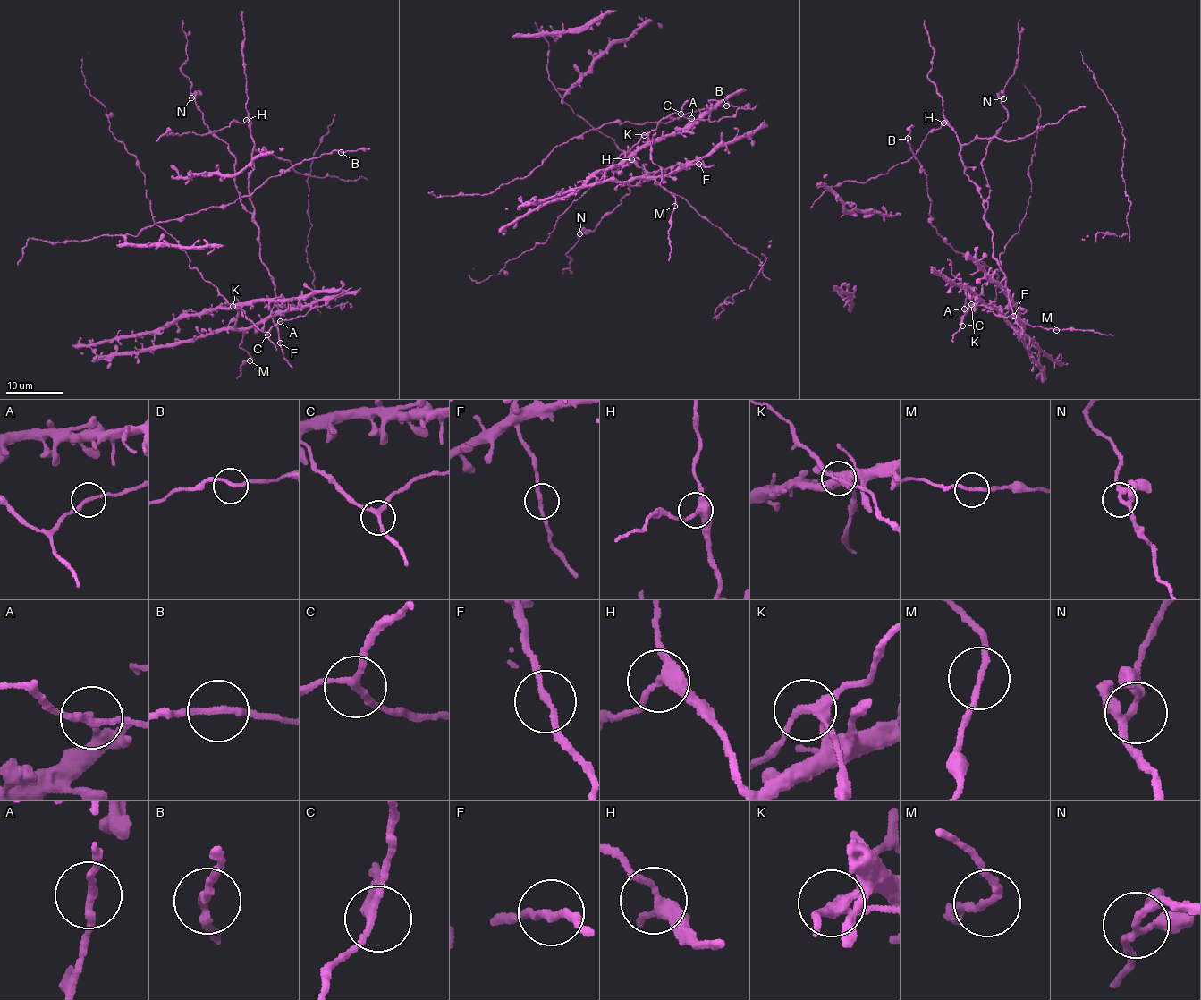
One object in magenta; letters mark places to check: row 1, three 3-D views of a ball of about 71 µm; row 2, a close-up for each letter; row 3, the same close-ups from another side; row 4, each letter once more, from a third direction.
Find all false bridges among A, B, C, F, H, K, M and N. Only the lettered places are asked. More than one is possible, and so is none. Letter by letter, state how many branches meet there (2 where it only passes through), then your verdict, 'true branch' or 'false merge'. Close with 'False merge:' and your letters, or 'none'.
A: branches 2; true branch
B: branches 2; true branch
C: branches 3; true branch
F: branches 2; true branch
H: branches 3; true branch
K: branches 4; true branch
M: branches 2; true branch
N: branches 4; true branch
False merge: none

